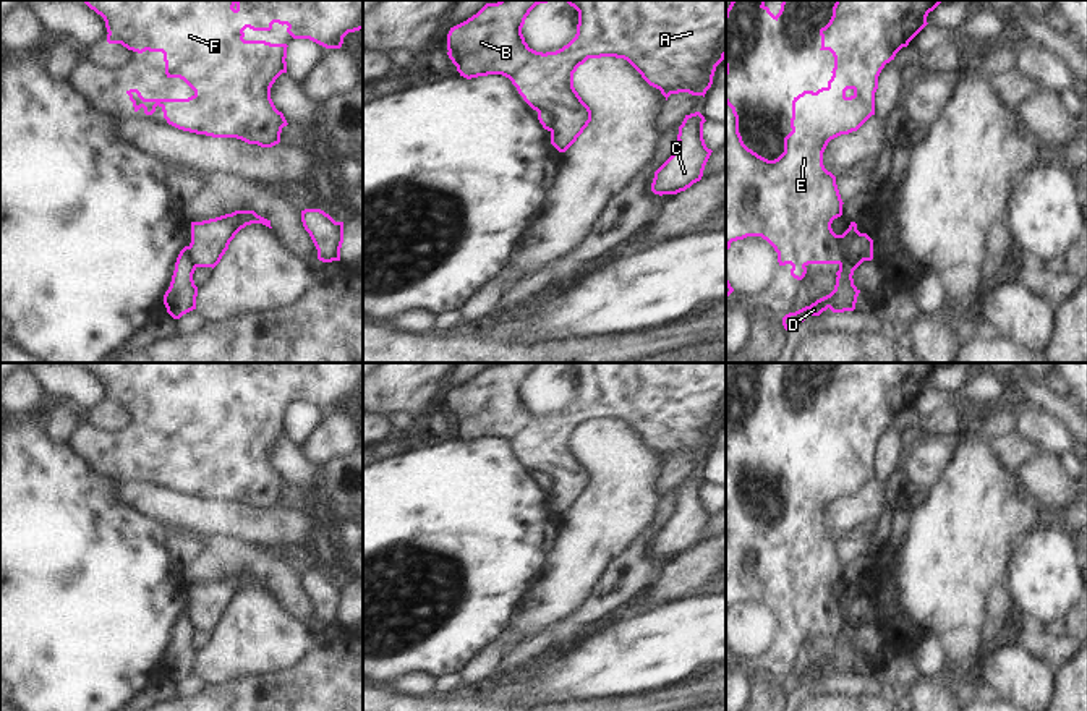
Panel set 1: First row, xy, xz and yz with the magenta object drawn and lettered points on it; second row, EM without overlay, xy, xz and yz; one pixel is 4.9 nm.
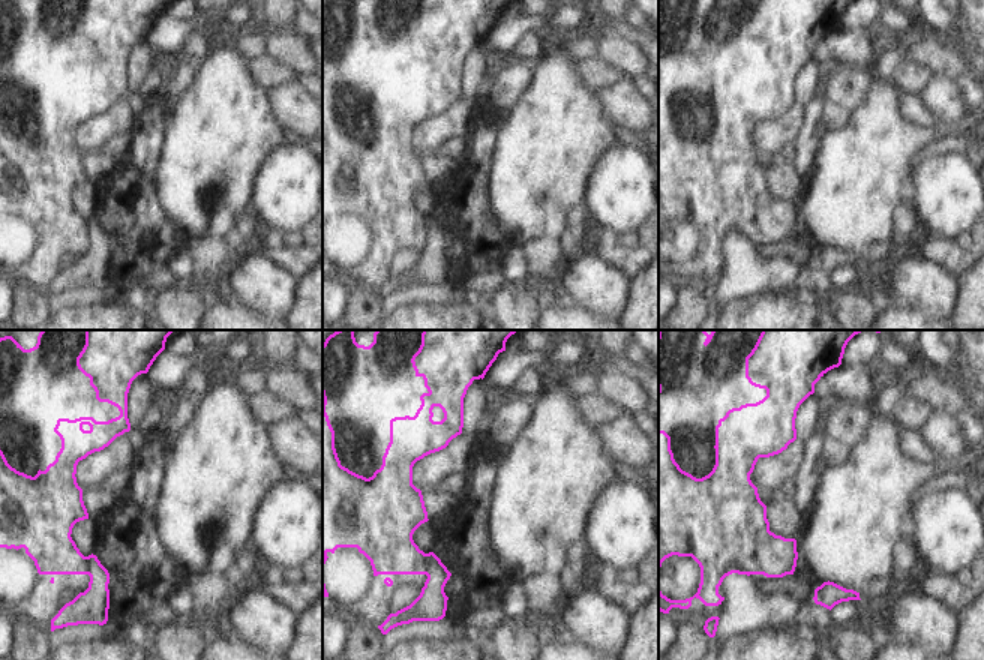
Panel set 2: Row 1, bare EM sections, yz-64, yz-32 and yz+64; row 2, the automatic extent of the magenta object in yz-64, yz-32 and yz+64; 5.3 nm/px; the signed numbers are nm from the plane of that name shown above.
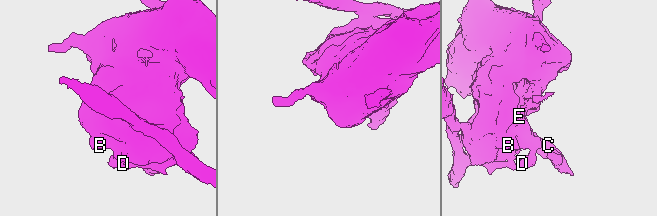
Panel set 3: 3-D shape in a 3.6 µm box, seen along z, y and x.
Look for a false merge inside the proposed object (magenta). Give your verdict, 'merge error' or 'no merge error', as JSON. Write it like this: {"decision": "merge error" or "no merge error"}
{"decision": "merge error"}

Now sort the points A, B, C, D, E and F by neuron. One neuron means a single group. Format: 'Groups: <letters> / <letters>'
Groups: A B C E F / D

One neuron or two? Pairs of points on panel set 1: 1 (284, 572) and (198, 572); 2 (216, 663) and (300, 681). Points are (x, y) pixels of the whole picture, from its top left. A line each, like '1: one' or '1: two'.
1: one
2: two

